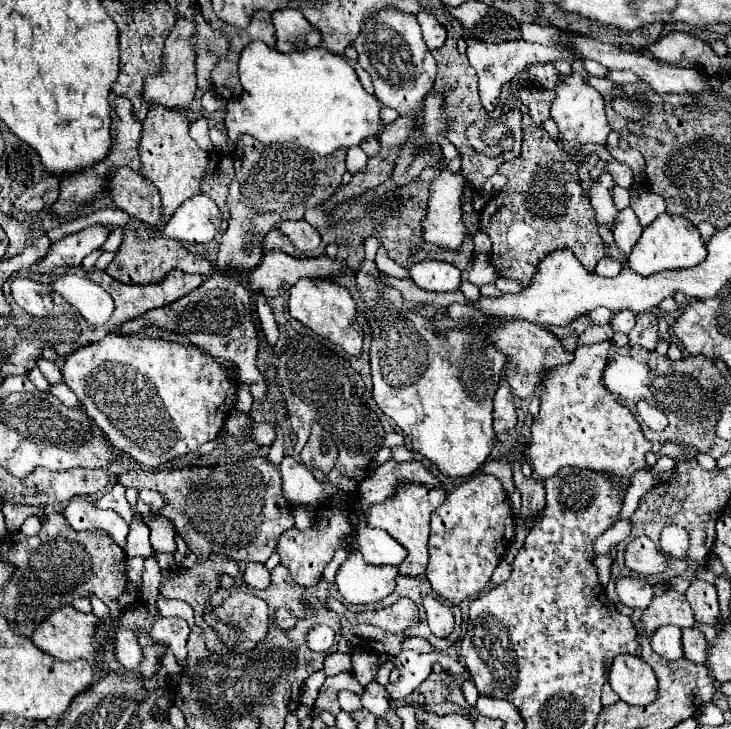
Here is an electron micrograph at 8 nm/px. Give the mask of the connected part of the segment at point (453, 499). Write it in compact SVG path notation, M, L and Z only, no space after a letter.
M477 474L457 486L431 514L427 578L439 598L461 604L485 590L493 570L515 534L515 520L501 482L491 474Z

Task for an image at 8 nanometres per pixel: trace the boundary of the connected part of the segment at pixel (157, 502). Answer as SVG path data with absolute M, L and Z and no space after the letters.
M141 490L141 492L139 492L139 498L141 498L145 504L149 504L155 512L159 512L159 510L167 504L167 500L165 500L159 492L151 492L151 490Z

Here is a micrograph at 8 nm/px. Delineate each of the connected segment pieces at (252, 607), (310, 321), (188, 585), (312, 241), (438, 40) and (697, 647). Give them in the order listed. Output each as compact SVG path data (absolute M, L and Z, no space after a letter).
M233 592L219 608L213 609L213 615L225 625L235 624L243 630L237 652L249 652L263 642L269 628L268 606L257 596L247 592Z
M303 278L289 290L289 312L295 320L311 328L317 336L327 338L329 342L337 344L345 354L360 356L363 346L363 325L358 323L359 309L355 300L351 298L349 290L339 286L331 280L315 280L315 278Z
M211 554L207 558L207 562L197 562L193 568L171 568L171 570L161 570L161 584L159 584L159 594L163 598L179 598L179 600L185 600L193 610L195 610L195 622L197 626L203 630L205 636L205 643L207 650L211 652L216 652L221 656L221 650L225 650L226 647L222 645L219 640L217 640L217 633L213 628L209 628L203 620L203 608L207 604L207 600L221 588L219 586L219 576L225 574L225 564L227 564L227 556L223 554Z
M301 220L301 222L283 222L281 226L279 226L279 230L283 232L283 234L287 234L289 238L291 238L291 242L299 248L299 250L303 250L303 252L307 252L307 250L315 250L317 246L319 246L319 242L321 242L321 236L319 236L319 232L313 228L313 226L309 226L305 220Z
M421 10L417 12L417 20L419 20L419 26L423 30L423 40L425 44L429 46L429 50L435 50L435 48L441 48L443 42L445 42L445 28L437 22L437 18L431 14L431 10Z
M685 628L683 630L683 650L685 650L687 660L691 660L695 664L705 664L709 644L707 644L703 632L697 628Z

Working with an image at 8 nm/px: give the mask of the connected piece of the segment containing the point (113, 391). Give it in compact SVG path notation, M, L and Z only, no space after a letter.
M109 332L101 342L73 352L67 358L62 374L64 382L77 394L87 414L105 432L111 446L127 452L147 468L157 468L177 456L197 452L201 444L213 440L229 416L237 392L237 386L229 378L225 366L217 364L213 356L205 354L201 348L161 338L121 336L113 332Z

